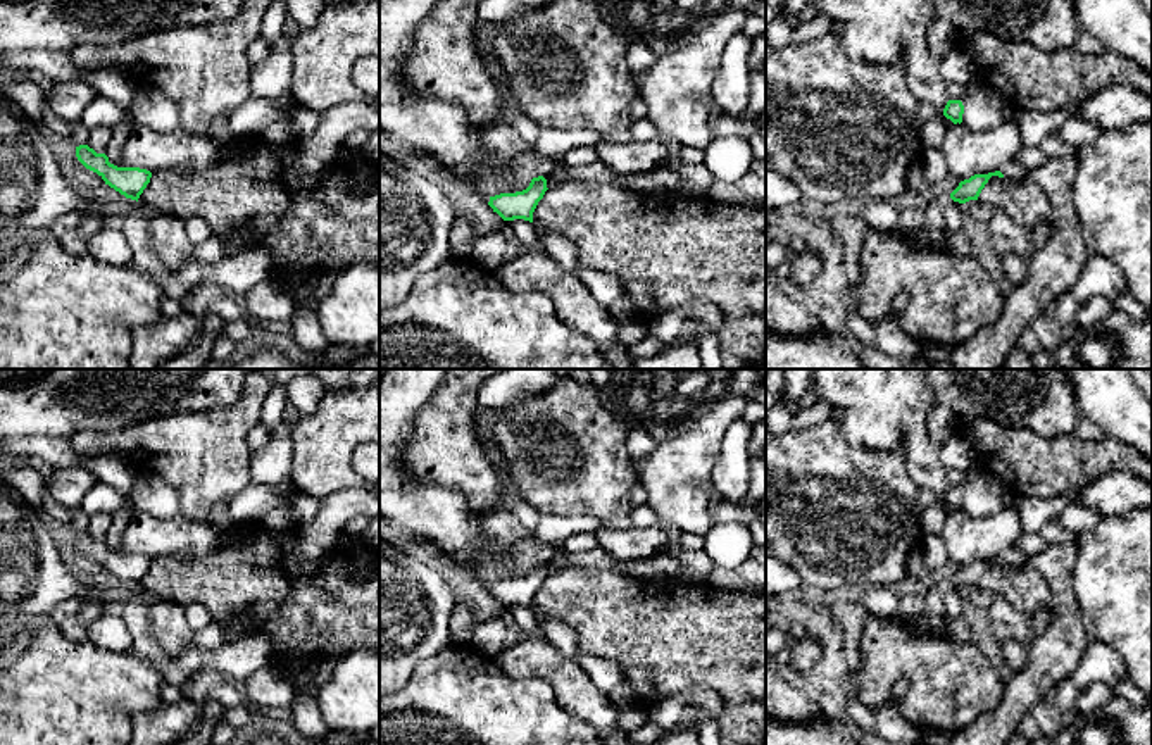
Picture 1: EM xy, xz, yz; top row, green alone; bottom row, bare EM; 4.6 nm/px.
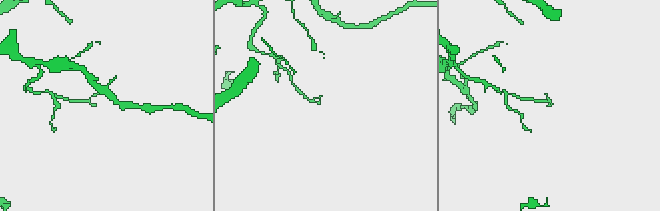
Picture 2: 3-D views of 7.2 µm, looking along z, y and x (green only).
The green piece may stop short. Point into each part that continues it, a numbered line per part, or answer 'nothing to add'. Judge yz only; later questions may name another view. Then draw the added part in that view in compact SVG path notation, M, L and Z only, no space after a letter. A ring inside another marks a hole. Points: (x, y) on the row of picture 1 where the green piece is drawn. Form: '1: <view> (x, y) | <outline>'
nothing to add

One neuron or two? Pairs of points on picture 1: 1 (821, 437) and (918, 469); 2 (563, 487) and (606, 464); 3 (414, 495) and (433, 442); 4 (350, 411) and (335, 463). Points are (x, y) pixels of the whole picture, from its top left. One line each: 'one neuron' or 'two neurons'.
1: two neurons
2: one neuron
3: two neurons
4: one neuron

